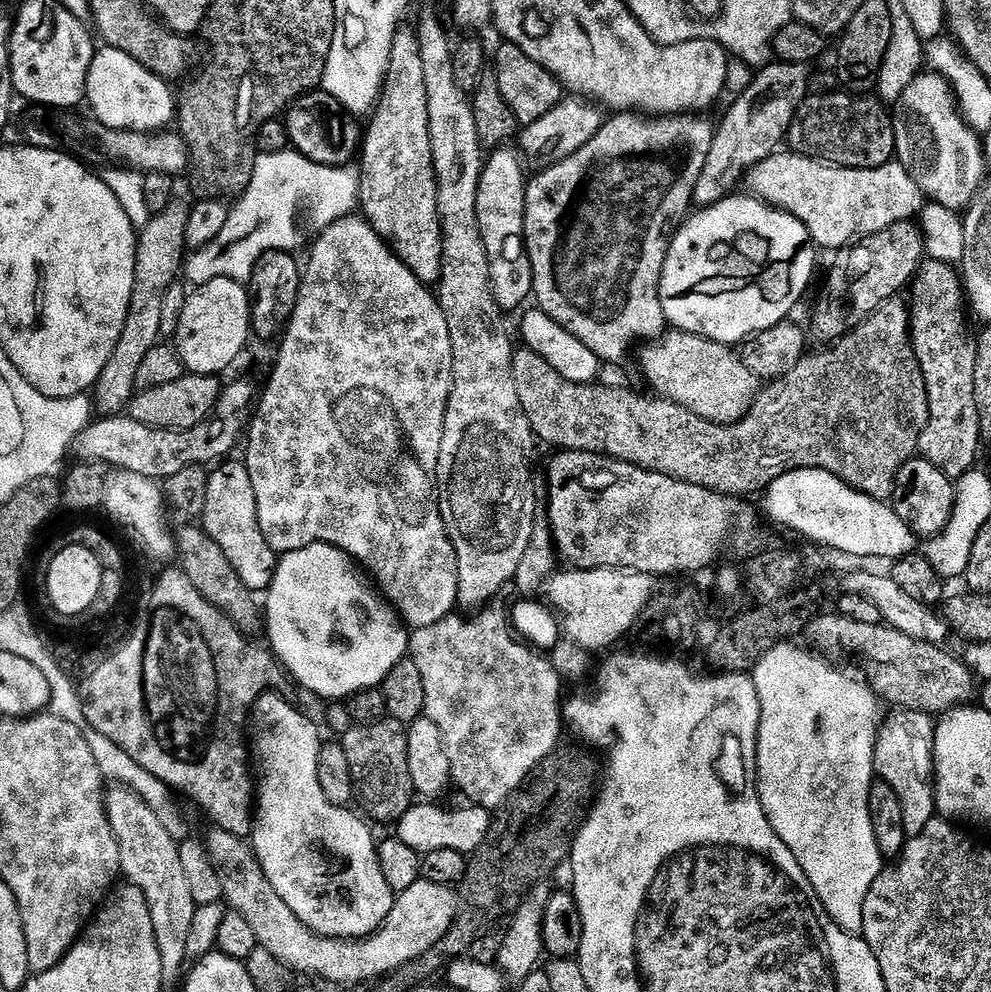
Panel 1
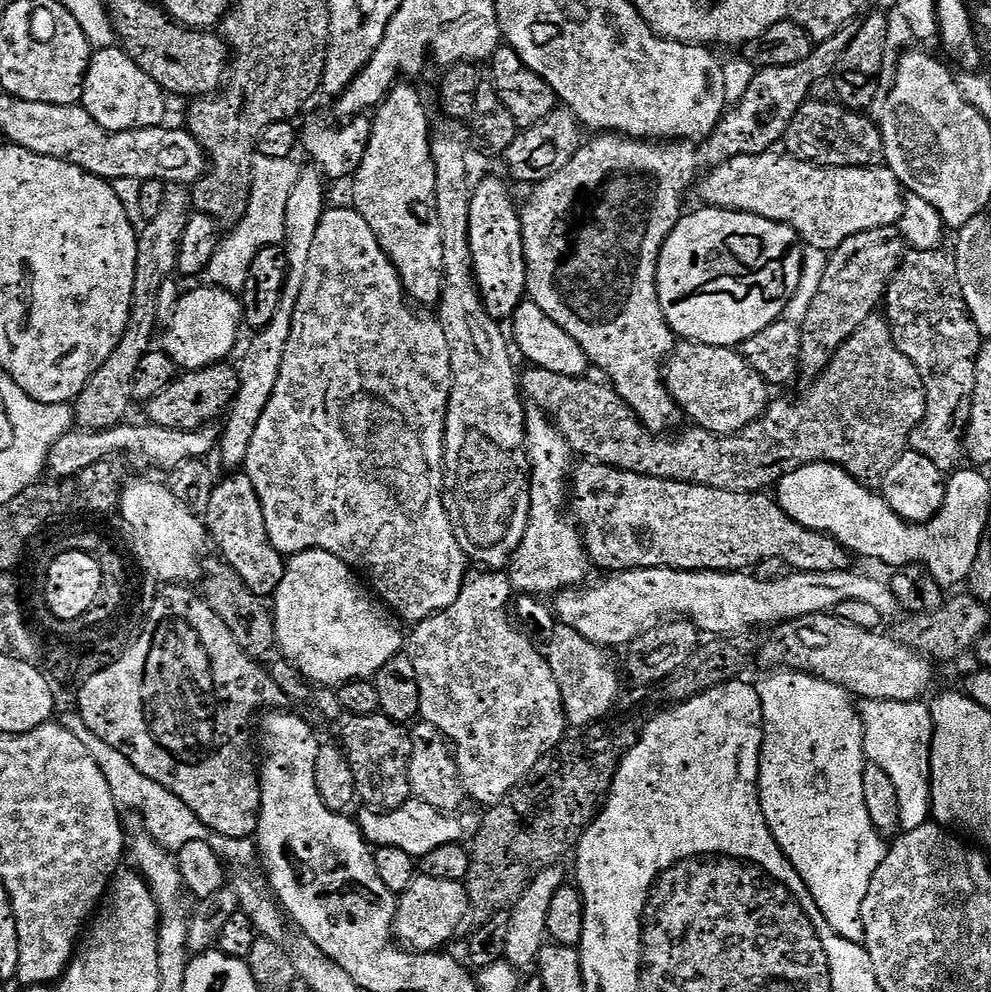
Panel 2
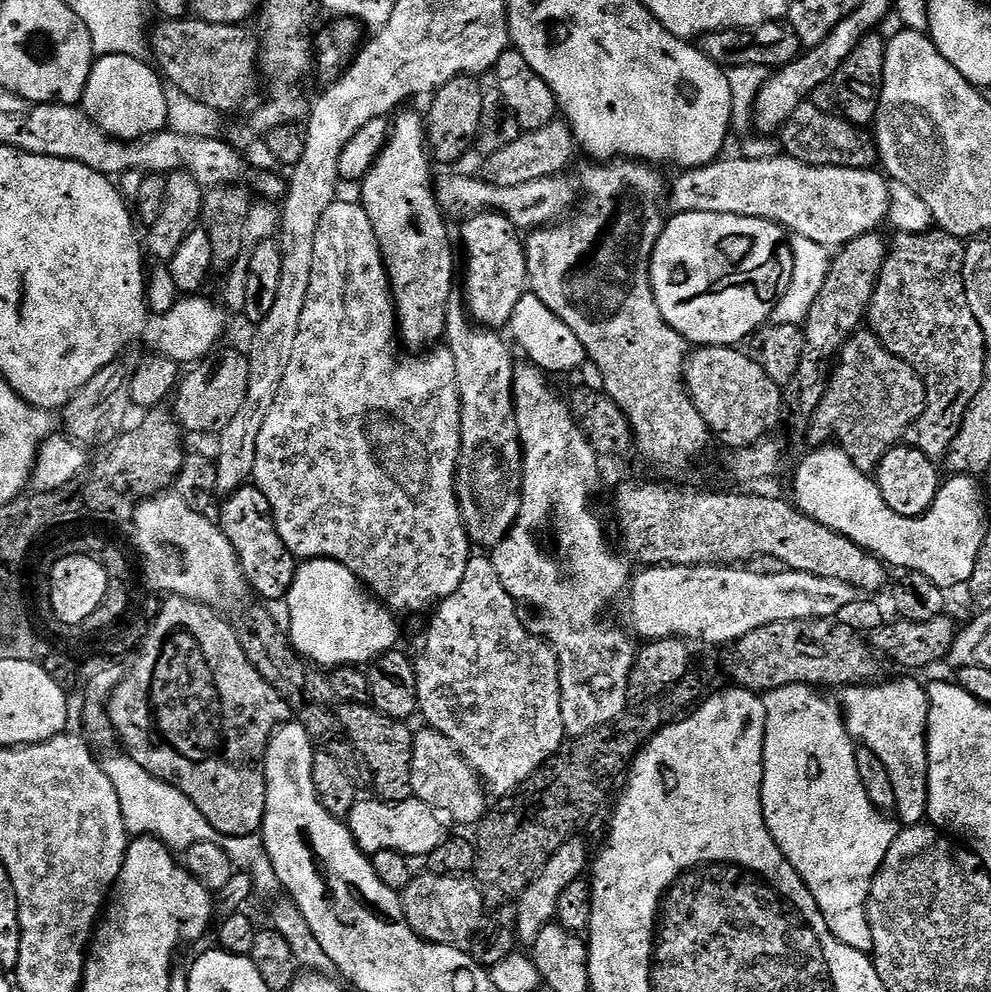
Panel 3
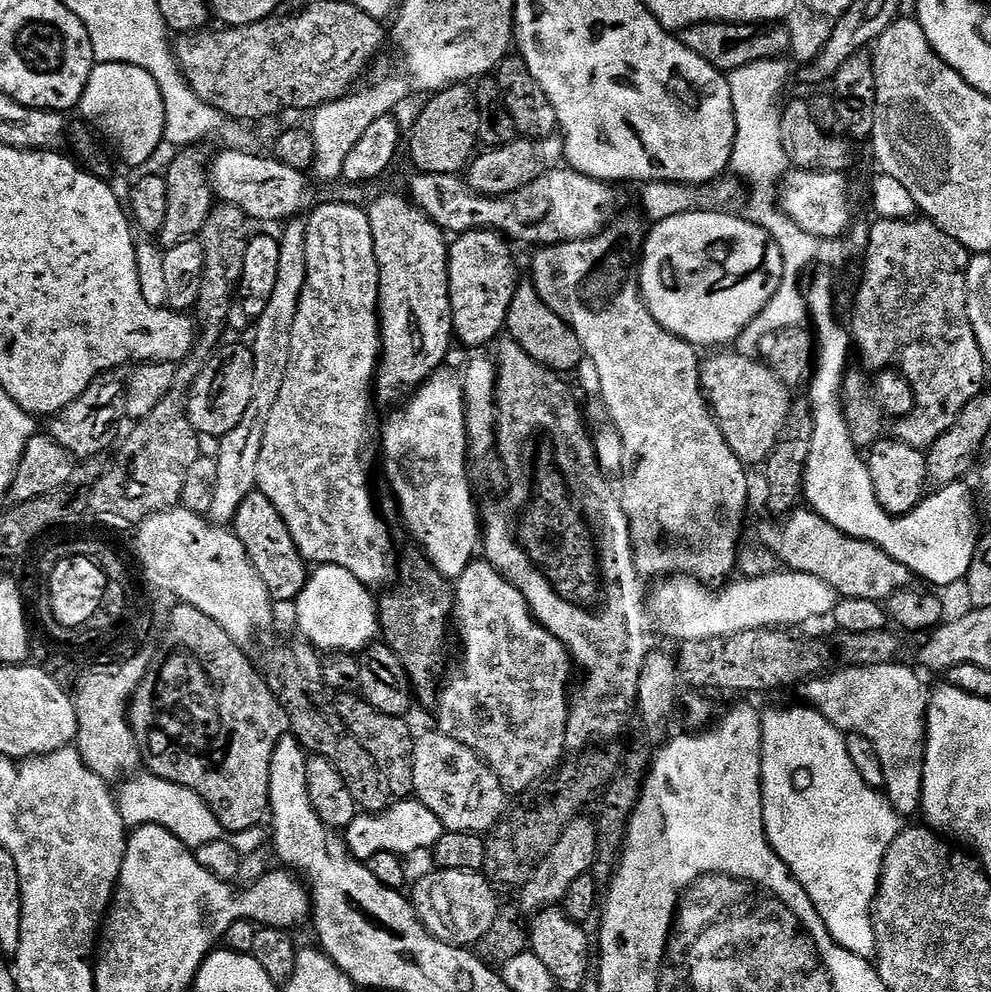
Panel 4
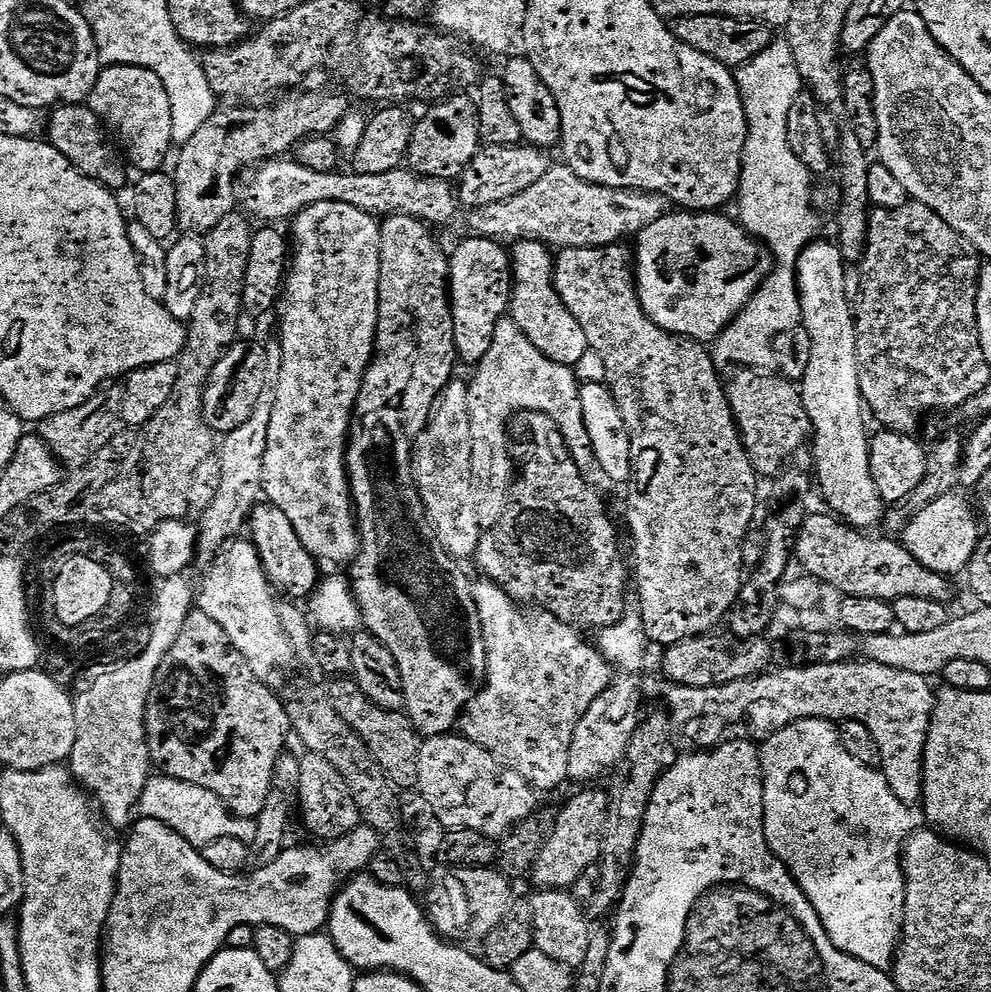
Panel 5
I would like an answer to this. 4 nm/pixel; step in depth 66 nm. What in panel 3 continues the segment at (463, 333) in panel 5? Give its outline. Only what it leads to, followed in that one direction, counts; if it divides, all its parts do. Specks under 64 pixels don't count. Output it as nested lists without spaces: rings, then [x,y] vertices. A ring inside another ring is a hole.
[[[483,212],[477,216],[469,216],[463,224],[464,229],[460,232],[461,238],[464,239],[462,295],[466,307],[477,324],[489,330],[507,329],[512,323],[514,306],[518,306],[528,288],[525,241],[518,229],[499,212]]]

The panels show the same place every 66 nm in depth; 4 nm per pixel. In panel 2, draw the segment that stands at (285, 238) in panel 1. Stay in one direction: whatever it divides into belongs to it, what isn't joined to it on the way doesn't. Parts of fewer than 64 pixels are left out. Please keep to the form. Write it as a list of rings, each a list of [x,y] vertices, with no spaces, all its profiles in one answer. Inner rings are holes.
[[[291,159],[259,161],[258,171],[252,178],[252,193],[246,214],[236,223],[235,228],[221,239],[214,258],[210,258],[210,266],[206,266],[202,280],[207,287],[243,293],[250,262],[254,262],[258,250],[283,245],[286,202],[290,202],[290,190],[295,186],[298,175],[298,168],[293,164]]]

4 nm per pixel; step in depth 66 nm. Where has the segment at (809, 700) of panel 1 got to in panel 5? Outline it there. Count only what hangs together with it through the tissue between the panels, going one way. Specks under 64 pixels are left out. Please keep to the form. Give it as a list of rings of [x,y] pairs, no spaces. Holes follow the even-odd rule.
[[[831,720],[794,722],[767,737],[758,751],[764,775],[764,829],[772,853],[788,867],[838,950],[875,968],[891,969],[904,927],[902,853],[908,837],[921,831],[921,809],[894,798],[883,771],[850,758]]]

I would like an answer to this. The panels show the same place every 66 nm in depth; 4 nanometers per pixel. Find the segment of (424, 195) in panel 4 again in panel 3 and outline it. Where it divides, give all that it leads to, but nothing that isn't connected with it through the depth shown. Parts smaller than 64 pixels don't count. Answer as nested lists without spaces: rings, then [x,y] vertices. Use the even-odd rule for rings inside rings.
[[[561,174],[538,178],[534,182],[522,182],[522,186],[494,186],[483,178],[475,180],[472,176],[437,175],[434,187],[436,201],[440,204],[440,210],[445,217],[467,218],[483,212],[499,212],[518,230],[535,230],[549,227],[553,222],[559,221],[565,214],[573,211],[578,200],[578,188],[566,177],[567,175]]]

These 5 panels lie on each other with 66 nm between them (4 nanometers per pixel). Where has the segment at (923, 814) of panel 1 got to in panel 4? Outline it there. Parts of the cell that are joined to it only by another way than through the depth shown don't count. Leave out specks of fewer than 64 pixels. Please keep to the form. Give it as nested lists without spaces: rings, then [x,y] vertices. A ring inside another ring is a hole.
[[[904,662],[878,666],[840,666],[837,672],[825,671],[799,685],[805,705],[819,710],[839,732],[857,732],[874,742],[882,758],[888,801],[902,818],[921,811],[924,781],[924,746],[928,730],[930,688]]]

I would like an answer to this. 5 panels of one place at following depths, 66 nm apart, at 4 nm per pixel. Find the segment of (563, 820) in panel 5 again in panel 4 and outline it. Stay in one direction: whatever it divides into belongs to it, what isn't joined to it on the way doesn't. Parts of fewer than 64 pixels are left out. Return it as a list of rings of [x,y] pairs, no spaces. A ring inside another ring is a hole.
[[[581,814],[576,819],[571,820],[562,830],[558,842],[546,854],[546,858],[532,872],[531,878],[524,883],[524,887],[519,889],[518,907],[525,914],[535,914],[544,908],[551,908],[559,905],[566,898],[570,890],[570,885],[576,879],[589,875],[595,866],[596,851],[598,850],[598,838],[596,837],[596,821],[587,815]]]

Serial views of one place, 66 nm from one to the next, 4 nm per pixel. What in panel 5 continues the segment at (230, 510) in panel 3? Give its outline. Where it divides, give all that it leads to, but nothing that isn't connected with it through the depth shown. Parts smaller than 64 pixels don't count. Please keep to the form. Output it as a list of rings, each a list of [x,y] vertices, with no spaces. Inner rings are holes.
[[[260,502],[252,509],[246,528],[249,533],[252,531],[251,544],[257,548],[265,578],[271,587],[289,601],[307,601],[315,593],[322,579],[321,565],[316,557],[310,554],[310,550],[306,550],[306,546],[302,546],[302,538],[298,538],[294,526],[290,526],[290,518],[286,518],[286,514],[282,514],[282,510],[278,510],[278,506]]]

